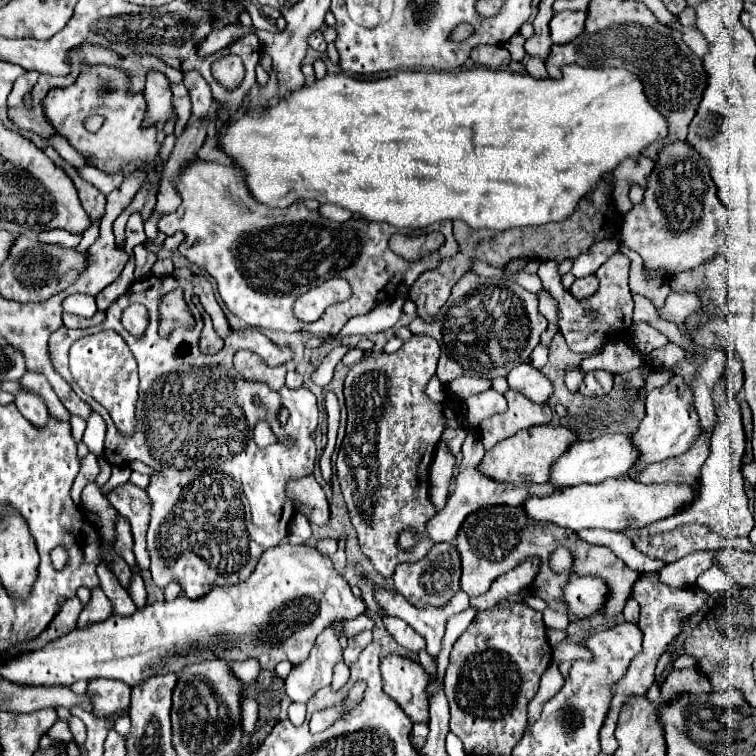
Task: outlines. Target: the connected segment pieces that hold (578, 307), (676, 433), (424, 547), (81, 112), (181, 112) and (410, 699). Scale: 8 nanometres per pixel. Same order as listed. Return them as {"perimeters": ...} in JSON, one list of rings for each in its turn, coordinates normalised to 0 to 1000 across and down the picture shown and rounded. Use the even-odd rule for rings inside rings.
{"perimeters":[[[[821,333],[811,336],[790,357],[790,368],[795,373],[790,389],[782,392],[782,397],[761,397],[755,392],[755,386],[747,384],[745,376],[742,376],[742,365],[738,360],[739,349],[733,344],[716,347],[710,362],[713,362],[724,389],[737,399],[739,437],[747,444],[747,450],[750,450],[750,455],[758,466],[771,466],[771,468],[790,466],[800,458],[803,450],[808,450],[811,444],[819,444],[819,442],[829,442],[832,434],[837,431],[837,394],[835,394],[835,386],[832,386],[832,378],[829,378],[832,352],[835,352],[835,344],[827,336],[821,336]],[[779,413],[787,413],[787,418],[782,421]]],[[[890,497],[880,511],[861,516],[856,521],[853,542],[856,542],[853,553],[848,556],[843,571],[835,577],[835,585],[840,587],[845,606],[829,622],[832,632],[840,632],[858,614],[866,614],[866,611],[874,611],[874,608],[909,598],[909,593],[914,590],[914,585],[919,582],[919,577],[925,571],[925,550],[917,537],[917,521],[914,521],[911,511],[903,505],[903,500],[898,500],[898,497]]],[[[546,442],[525,466],[499,468],[478,474],[478,479],[462,487],[456,500],[456,532],[459,532],[459,574],[446,603],[446,632],[456,656],[464,690],[475,706],[475,722],[491,746],[509,765],[520,762],[525,746],[557,741],[573,722],[565,706],[565,688],[575,683],[575,672],[567,661],[567,619],[575,603],[578,585],[586,574],[586,534],[573,532],[565,521],[565,505],[573,500],[581,476],[581,455],[570,444]],[[536,698],[554,704],[554,720],[544,730],[533,730],[525,722],[525,709]]],[[[139,85],[112,87],[99,111],[94,111],[91,116],[65,119],[60,132],[54,132],[54,140],[60,146],[62,161],[73,169],[73,175],[89,183],[89,188],[126,222],[139,230],[189,228],[192,243],[205,243],[213,238],[216,225],[210,214],[213,193],[208,190],[208,169],[189,167],[194,132],[189,124],[173,124],[171,108],[171,95],[163,90]],[[123,151],[139,156],[134,172],[126,177],[110,167],[110,159]]],[[[239,108],[226,111],[226,122],[229,122],[229,140],[231,140],[234,153],[237,153],[229,175],[233,183],[235,183],[245,171],[245,167],[247,167],[250,156],[253,156],[253,130],[250,130],[247,116]]],[[[525,865],[504,873],[507,913],[533,937],[546,958],[567,955],[567,926],[565,905],[567,894],[560,889],[557,878],[549,878]]]]}

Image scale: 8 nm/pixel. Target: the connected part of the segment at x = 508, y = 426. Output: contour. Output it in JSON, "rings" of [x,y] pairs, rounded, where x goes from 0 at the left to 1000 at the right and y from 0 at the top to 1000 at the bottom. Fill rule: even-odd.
{"rings":[[[672,516],[668,526],[671,545],[649,550],[634,563],[634,574],[644,595],[657,585],[679,577],[684,569],[702,566],[705,561],[724,561],[724,556],[729,556],[729,540],[724,534],[705,534],[697,529],[697,524],[680,516]]]}

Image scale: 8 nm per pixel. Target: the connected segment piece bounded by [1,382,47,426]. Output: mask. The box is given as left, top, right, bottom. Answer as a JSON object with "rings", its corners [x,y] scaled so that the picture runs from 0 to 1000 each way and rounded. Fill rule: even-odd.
{"rings":[[[9,505],[9,508],[1,508],[1,516],[12,516],[17,524],[20,524],[20,534],[25,540],[25,545],[41,558],[41,561],[49,561],[49,563],[57,563],[62,558],[62,534],[60,529],[41,519],[41,516],[33,516],[25,505]]]}

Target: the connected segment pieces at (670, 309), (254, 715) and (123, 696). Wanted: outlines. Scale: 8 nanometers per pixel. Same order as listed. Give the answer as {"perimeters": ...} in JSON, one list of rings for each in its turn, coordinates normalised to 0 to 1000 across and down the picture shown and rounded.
{"perimeters":[[[[888,386],[882,392],[882,399],[874,410],[877,423],[903,429],[906,421],[927,407],[927,392],[925,386]]],[[[321,923],[319,947],[321,947],[321,966],[335,971],[340,966],[340,955],[343,955],[343,931],[335,923]]],[[[120,899],[115,921],[126,931],[126,947],[136,950],[155,939],[168,937],[173,910],[160,899]]]]}

